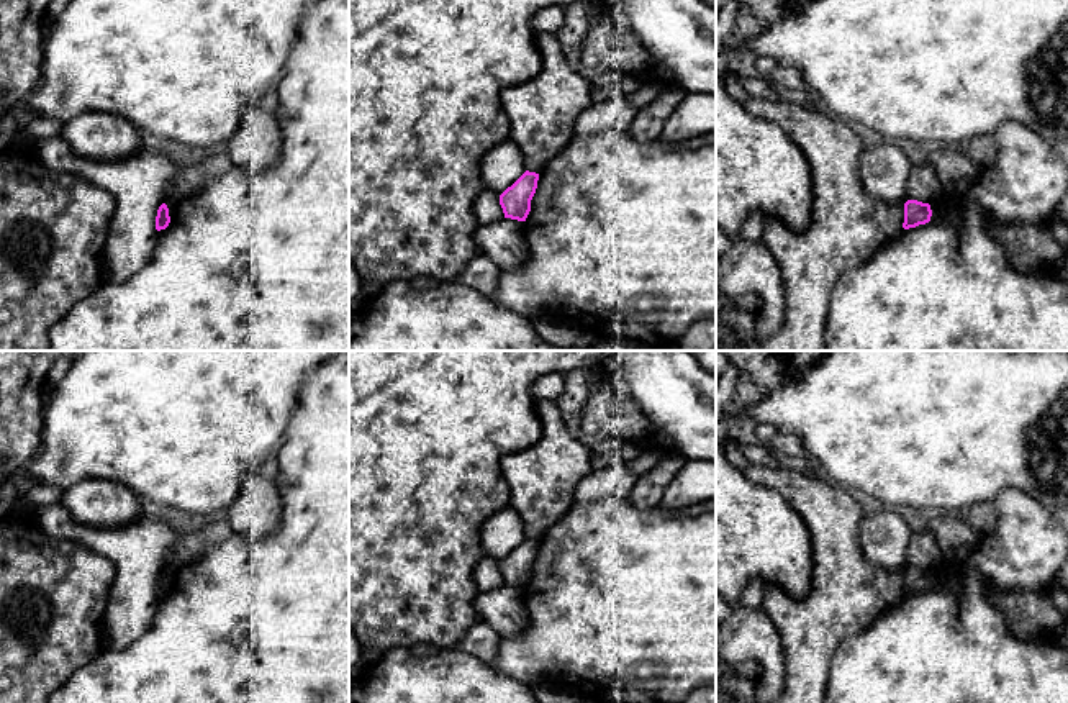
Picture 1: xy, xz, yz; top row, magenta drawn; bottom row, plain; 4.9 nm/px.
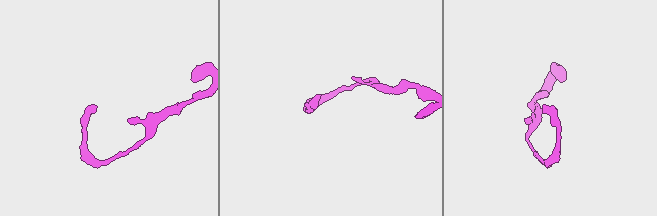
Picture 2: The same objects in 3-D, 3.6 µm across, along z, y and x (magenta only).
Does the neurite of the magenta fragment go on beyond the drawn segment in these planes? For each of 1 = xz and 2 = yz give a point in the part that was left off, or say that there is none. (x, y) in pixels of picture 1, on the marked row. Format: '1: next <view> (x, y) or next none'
1: next none
2: next none

